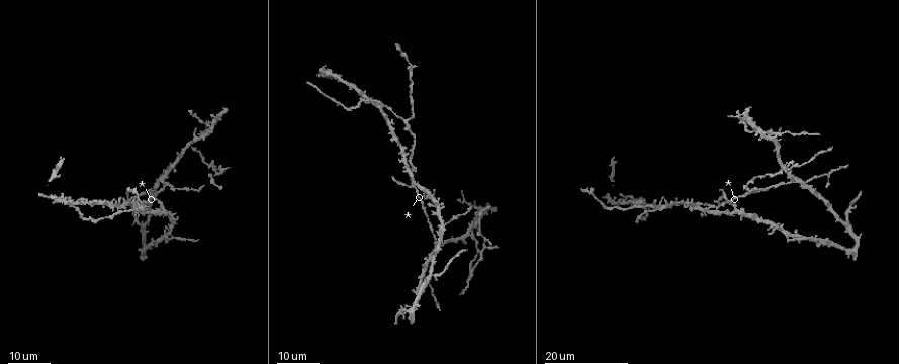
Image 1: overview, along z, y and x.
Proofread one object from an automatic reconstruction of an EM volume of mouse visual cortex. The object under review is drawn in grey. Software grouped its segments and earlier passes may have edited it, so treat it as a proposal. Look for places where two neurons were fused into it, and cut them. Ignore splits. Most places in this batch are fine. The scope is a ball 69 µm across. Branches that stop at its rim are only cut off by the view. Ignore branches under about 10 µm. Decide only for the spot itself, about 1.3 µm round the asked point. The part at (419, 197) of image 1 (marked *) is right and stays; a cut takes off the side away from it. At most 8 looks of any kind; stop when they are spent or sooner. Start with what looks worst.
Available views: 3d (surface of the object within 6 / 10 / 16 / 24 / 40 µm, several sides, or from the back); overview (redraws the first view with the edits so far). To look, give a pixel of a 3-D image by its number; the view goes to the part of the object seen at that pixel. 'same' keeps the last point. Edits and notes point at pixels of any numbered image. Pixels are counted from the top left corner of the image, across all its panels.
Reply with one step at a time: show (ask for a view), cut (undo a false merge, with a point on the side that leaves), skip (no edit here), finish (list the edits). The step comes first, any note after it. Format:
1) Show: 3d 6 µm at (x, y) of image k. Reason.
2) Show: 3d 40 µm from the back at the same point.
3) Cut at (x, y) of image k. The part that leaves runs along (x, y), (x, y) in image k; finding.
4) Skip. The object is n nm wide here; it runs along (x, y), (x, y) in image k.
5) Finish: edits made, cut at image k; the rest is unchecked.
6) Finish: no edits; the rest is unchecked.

Show: 3d 16 µm at (772, 175) of image 1.

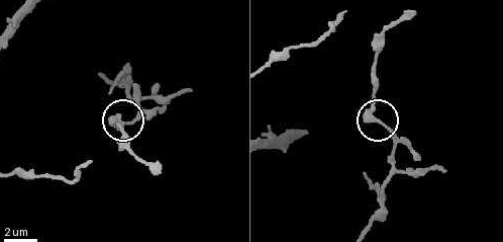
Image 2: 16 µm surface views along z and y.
Show: 3d 10 µm at (379, 122) of image 2.

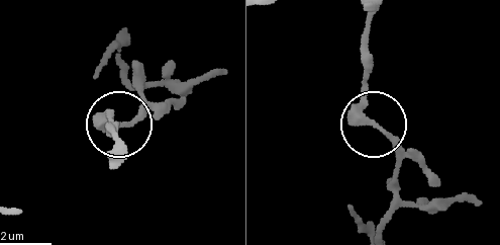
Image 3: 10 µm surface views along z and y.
Skip. 3 arms meet here; continuous, no second neuron.

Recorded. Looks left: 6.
Show: 3d 24 µm at (778, 185) of image 1. Two arms in line, one across.

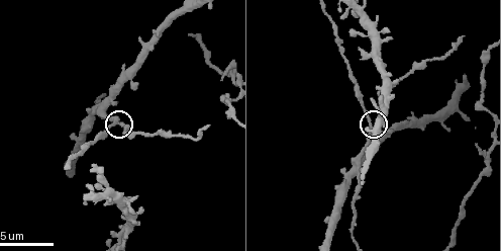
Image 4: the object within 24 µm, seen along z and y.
Show: 3d 6 µm at (120, 124) of image 4.

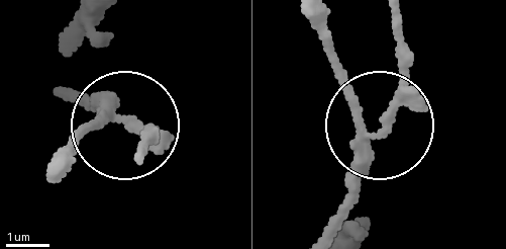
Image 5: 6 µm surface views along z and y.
Show: 3d 6 µm from the back at (124, 119) of image 5.

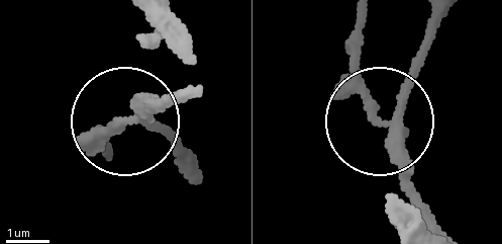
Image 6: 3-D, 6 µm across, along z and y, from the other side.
Skip. 3 arms meet here; it runs along (191, 151), (166, 126), (129, 122), (143, 103), (184, 103) in image 6; one neuron here.

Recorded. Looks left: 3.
Show: 3d 16 µm at (718, 206) of image 1. A fork.

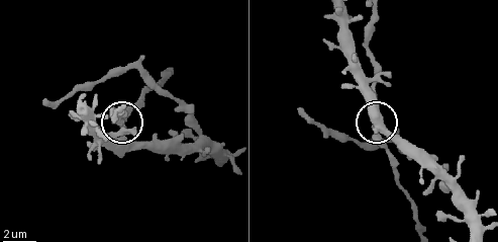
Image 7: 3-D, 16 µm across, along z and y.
Show: 3d 6 µm at the same point.

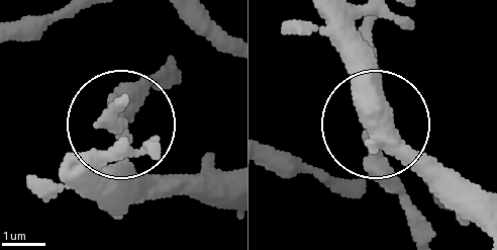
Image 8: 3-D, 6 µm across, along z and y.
Skip. One neuron here.

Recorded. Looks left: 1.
Finish: no edits; the rest is unchecked.

